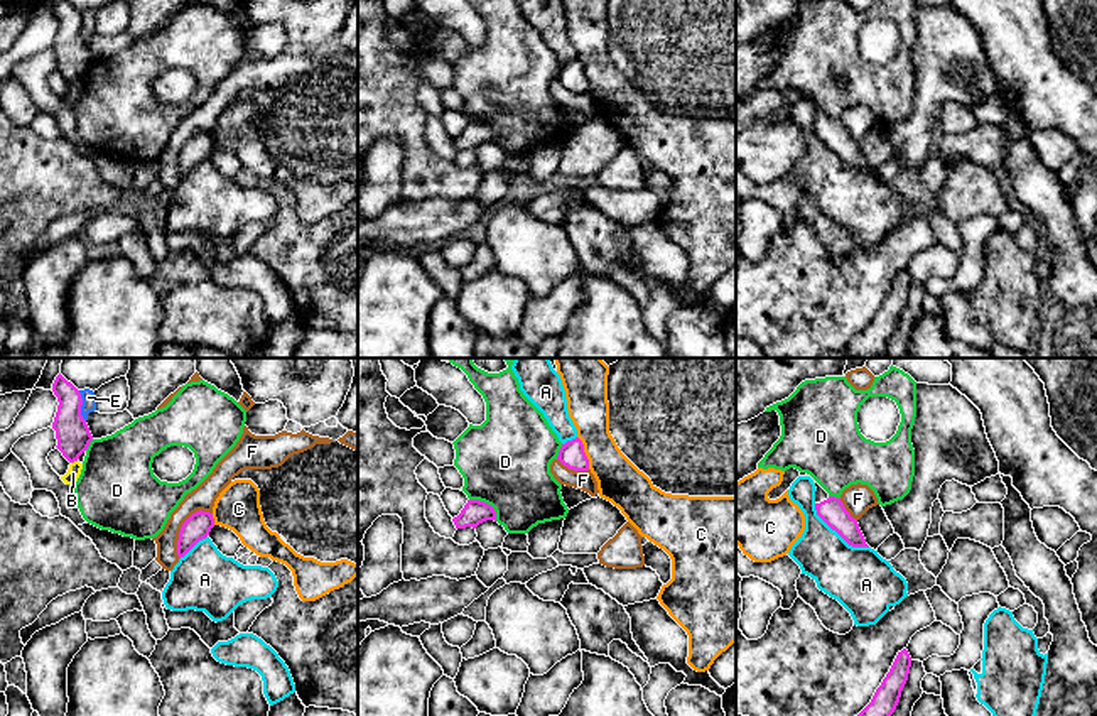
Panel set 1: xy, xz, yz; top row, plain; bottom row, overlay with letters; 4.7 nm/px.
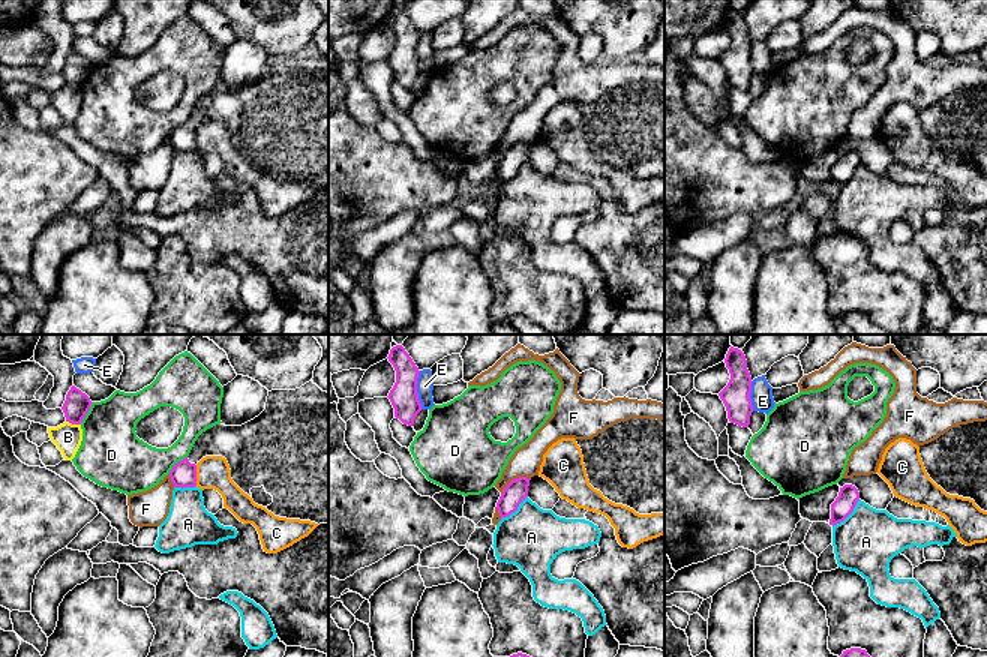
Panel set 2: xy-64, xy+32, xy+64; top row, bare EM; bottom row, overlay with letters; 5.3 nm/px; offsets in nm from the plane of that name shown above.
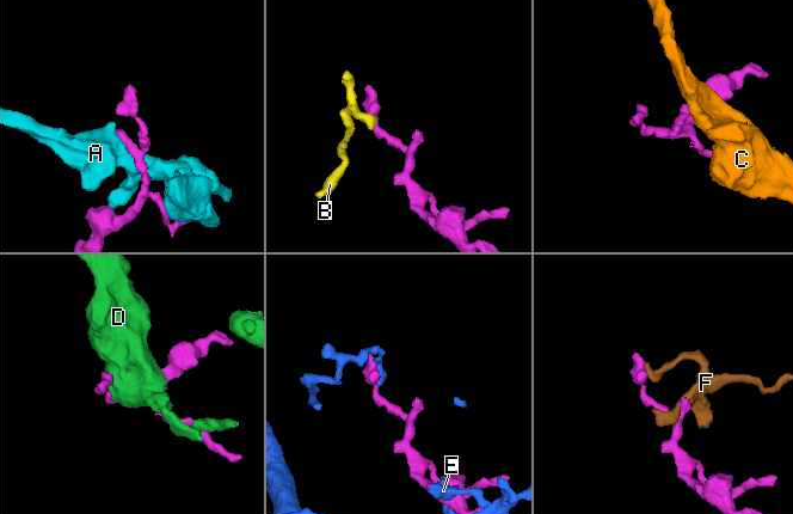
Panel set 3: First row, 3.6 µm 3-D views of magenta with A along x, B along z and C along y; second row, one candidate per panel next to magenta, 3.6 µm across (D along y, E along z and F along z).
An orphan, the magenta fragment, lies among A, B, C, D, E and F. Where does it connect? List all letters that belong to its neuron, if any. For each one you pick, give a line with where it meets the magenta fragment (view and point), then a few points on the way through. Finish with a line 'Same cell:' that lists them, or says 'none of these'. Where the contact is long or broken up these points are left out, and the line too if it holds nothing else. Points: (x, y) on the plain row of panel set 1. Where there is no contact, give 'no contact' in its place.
Same cell: none of these

